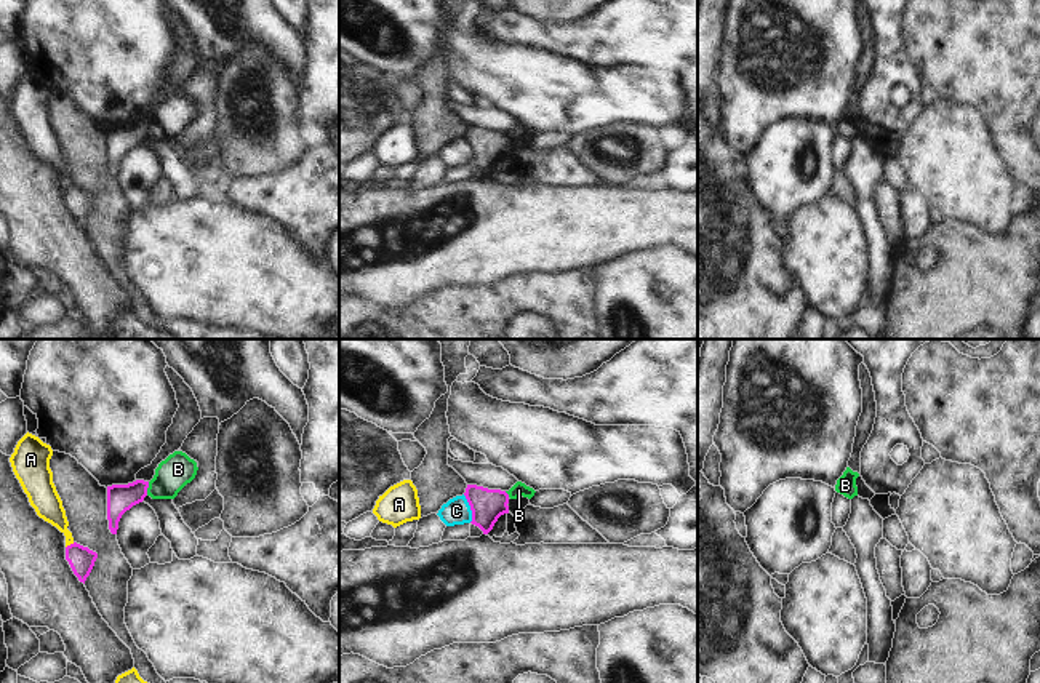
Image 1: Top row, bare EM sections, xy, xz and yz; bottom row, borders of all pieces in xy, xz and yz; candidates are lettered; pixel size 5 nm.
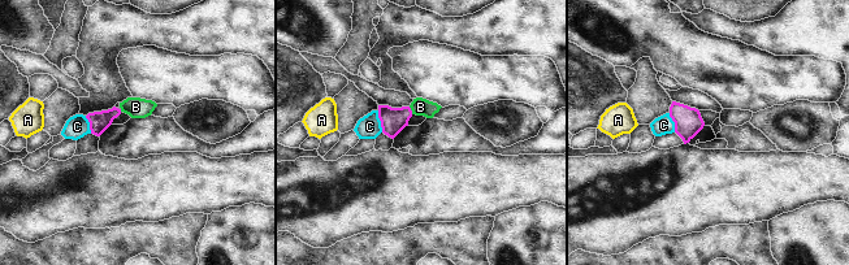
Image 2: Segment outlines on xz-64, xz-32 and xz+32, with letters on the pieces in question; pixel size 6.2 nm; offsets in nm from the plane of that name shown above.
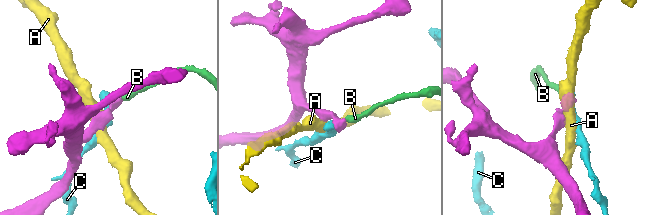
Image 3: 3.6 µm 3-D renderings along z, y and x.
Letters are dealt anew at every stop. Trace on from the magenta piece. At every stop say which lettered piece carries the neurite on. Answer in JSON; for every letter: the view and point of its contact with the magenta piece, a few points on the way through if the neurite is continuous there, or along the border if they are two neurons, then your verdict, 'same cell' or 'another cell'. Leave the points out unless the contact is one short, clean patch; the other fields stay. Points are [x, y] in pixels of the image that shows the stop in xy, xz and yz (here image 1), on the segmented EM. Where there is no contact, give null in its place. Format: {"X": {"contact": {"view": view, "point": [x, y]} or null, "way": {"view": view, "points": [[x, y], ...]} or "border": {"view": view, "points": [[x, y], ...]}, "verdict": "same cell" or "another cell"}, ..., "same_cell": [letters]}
{"A": {"contact": {"view": "xy", "point": [71, 544]}, "border": {"view": "xy", "points": [[74, 543], [66, 547]]}, "verdict": "another cell"}, "B": {"contact": {"view": "xy", "point": [148, 487]}, "border": {"view": "xy", "points": [[149, 482], [146, 495]]}, "verdict": "another cell"}, "C": {"contact": {"view": "xz", "point": [471, 509]}, "border": {"view": "xz", "points": [[463, 495], [471, 511], [471, 522]]}, "verdict": "another cell"}, "same_cell": []}

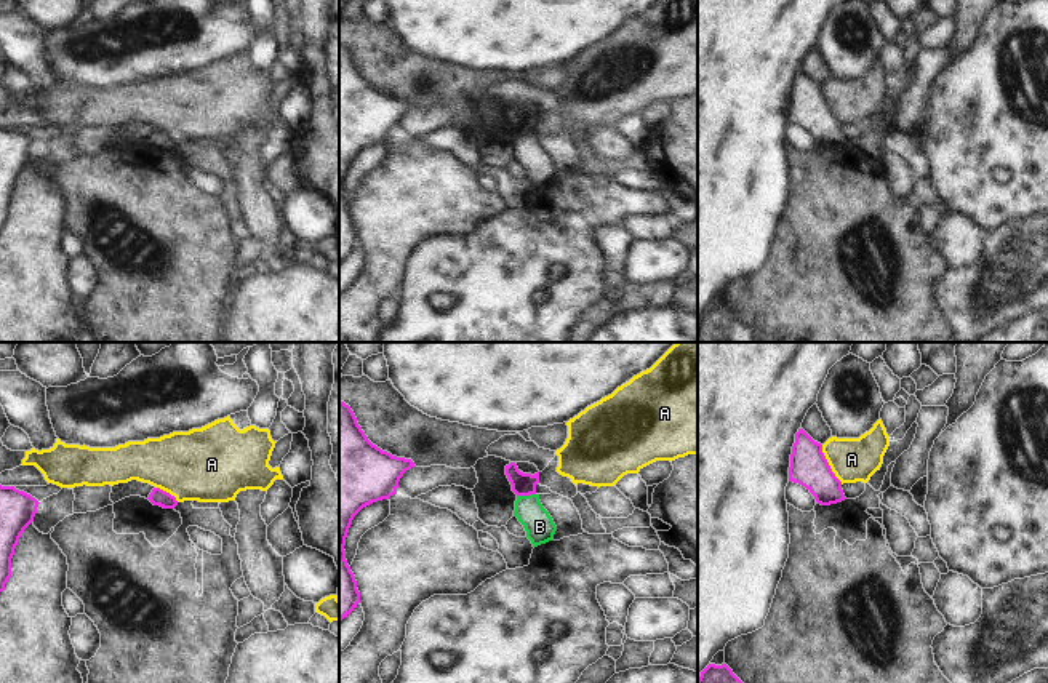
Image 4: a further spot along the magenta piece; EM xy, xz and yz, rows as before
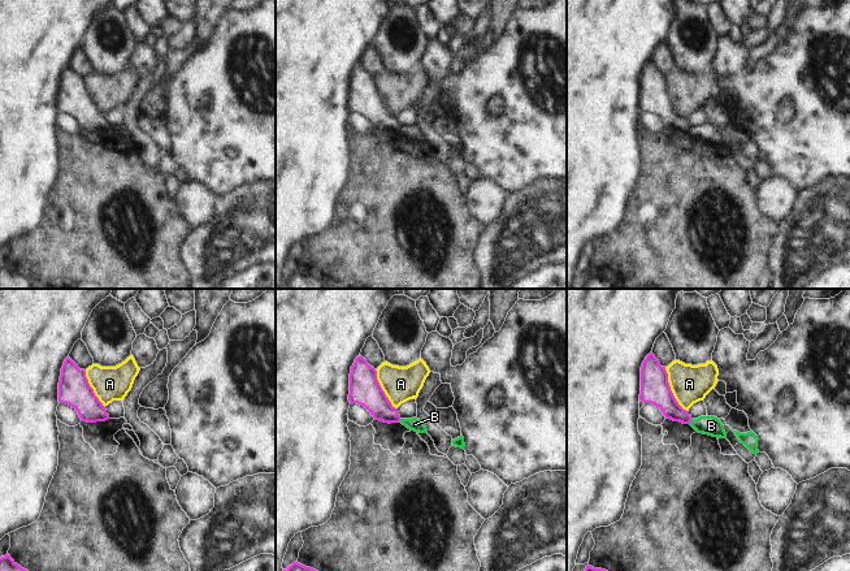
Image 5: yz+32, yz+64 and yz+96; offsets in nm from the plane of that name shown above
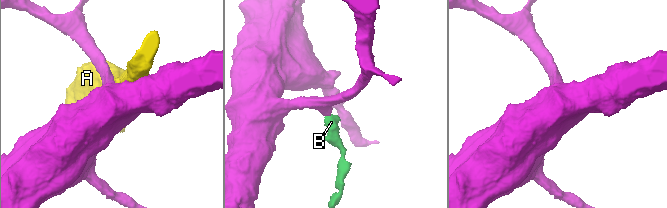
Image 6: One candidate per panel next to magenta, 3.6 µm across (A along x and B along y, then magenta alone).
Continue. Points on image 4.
{"A": {"contact": {"view": "yz", "point": [828, 464]}, "verdict": "another cell"}, "B": {"contact": {"view": "xz", "point": [525, 495]}, "border": {"view": "xz", "points": [[535, 493], [517, 496]]}, "verdict": "another cell"}, "same_cell": []}

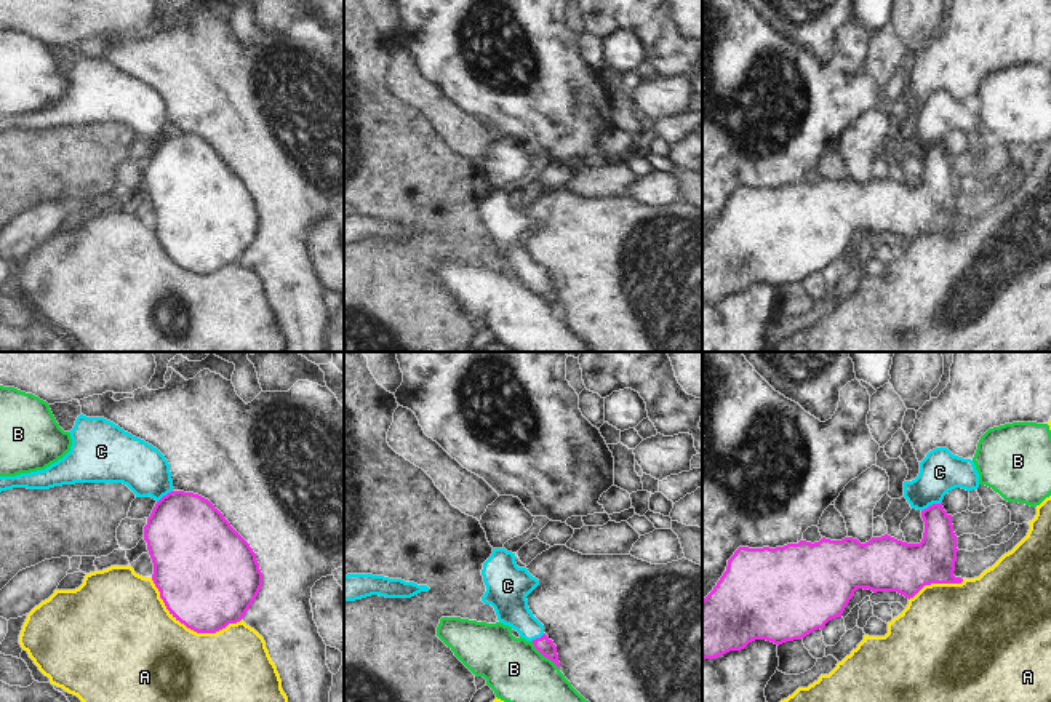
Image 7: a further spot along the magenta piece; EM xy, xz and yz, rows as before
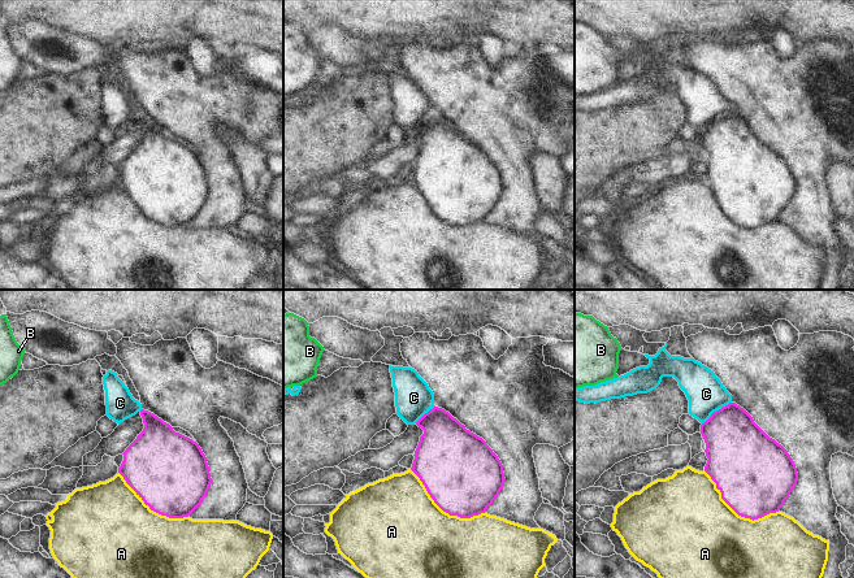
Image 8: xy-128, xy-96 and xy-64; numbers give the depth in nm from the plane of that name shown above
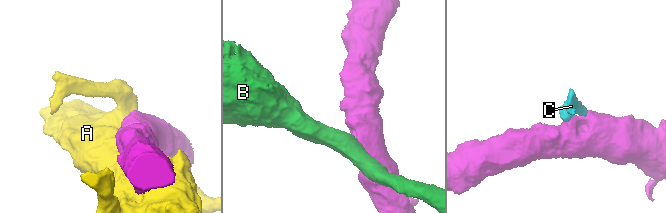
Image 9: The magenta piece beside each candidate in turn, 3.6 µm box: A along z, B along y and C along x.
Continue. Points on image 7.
{"A": {"contact": {"view": "xy", "point": [189, 627]}, "verdict": "another cell"}, "B": {"contact": {"view": "xz", "point": [544, 656]}, "verdict": "another cell"}, "C": {"contact": {"view": "yz", "point": [931, 506]}, "way": {"view": "yz", "points": [[936, 554], [936, 518], [931, 506], [931, 485], [939, 472]]}, "verdict": "same cell"}, "same_cell": ["C"]}

